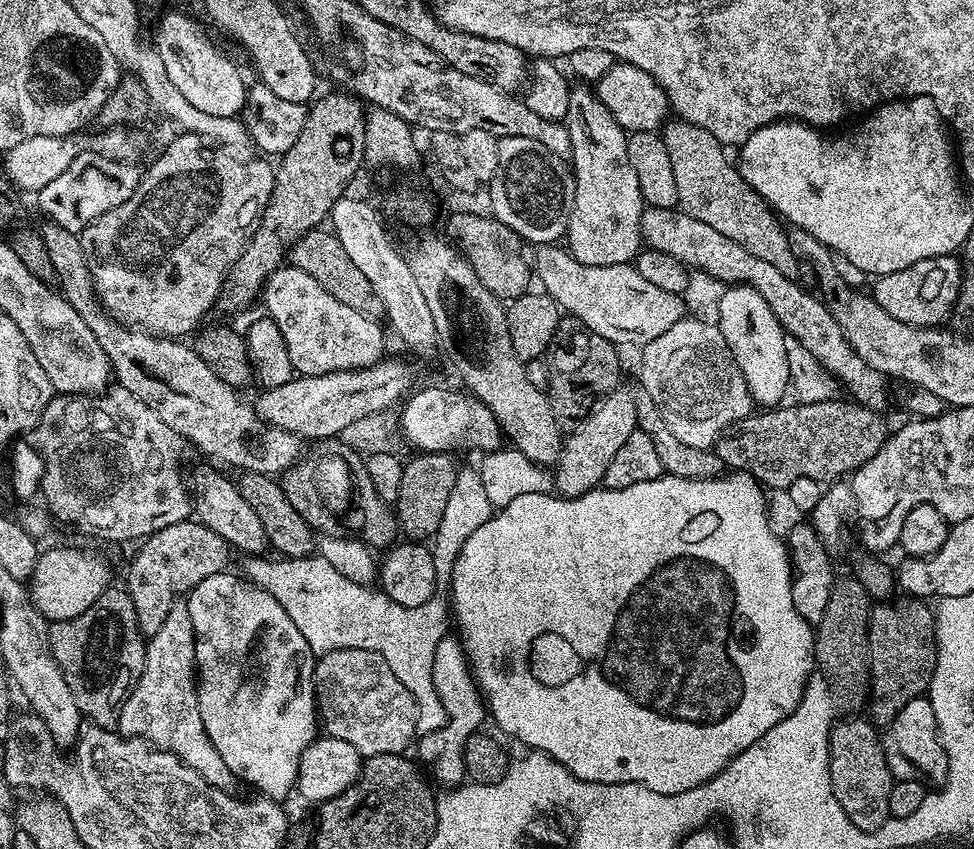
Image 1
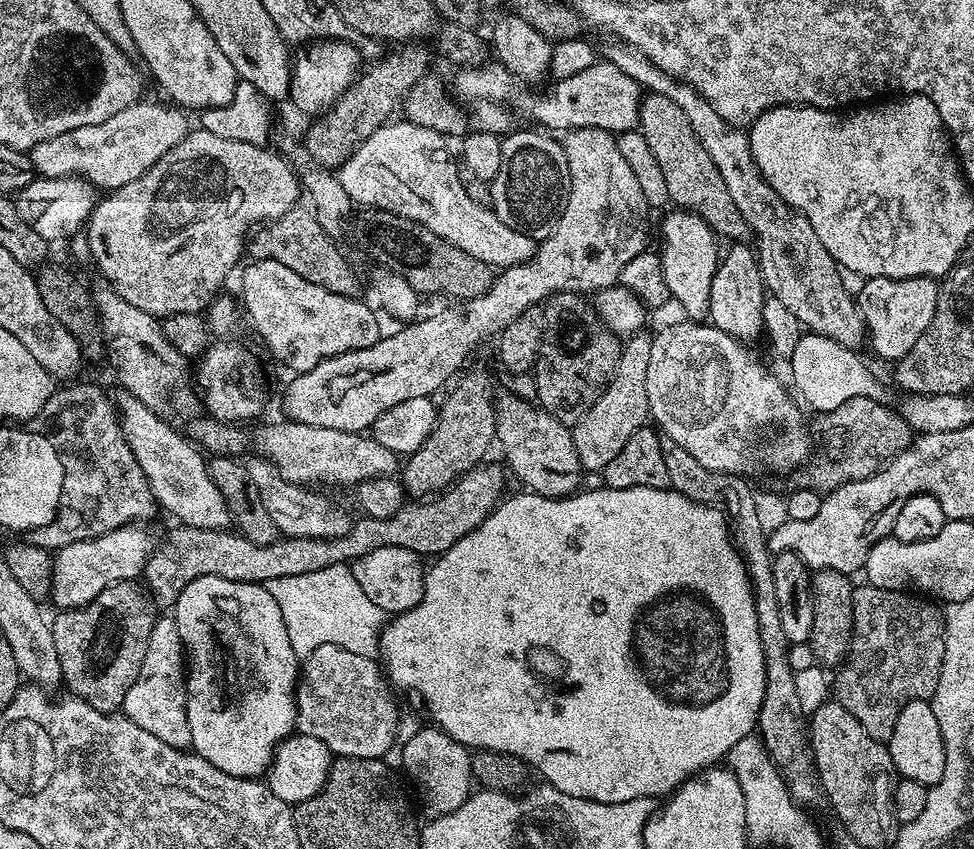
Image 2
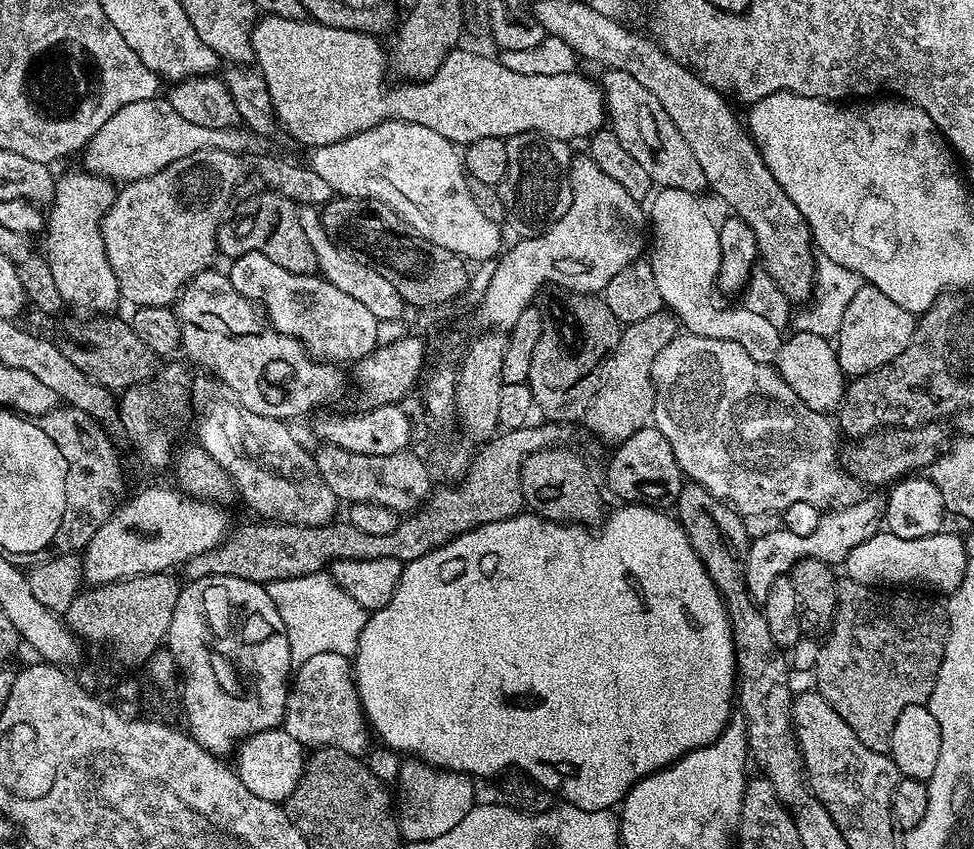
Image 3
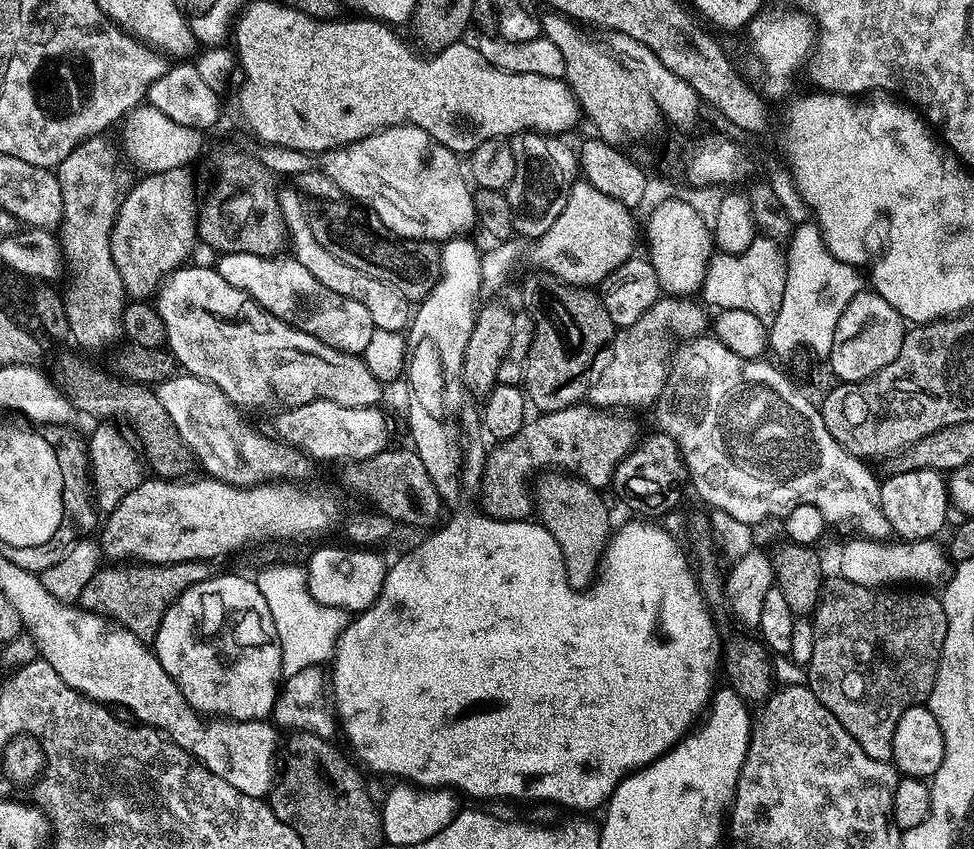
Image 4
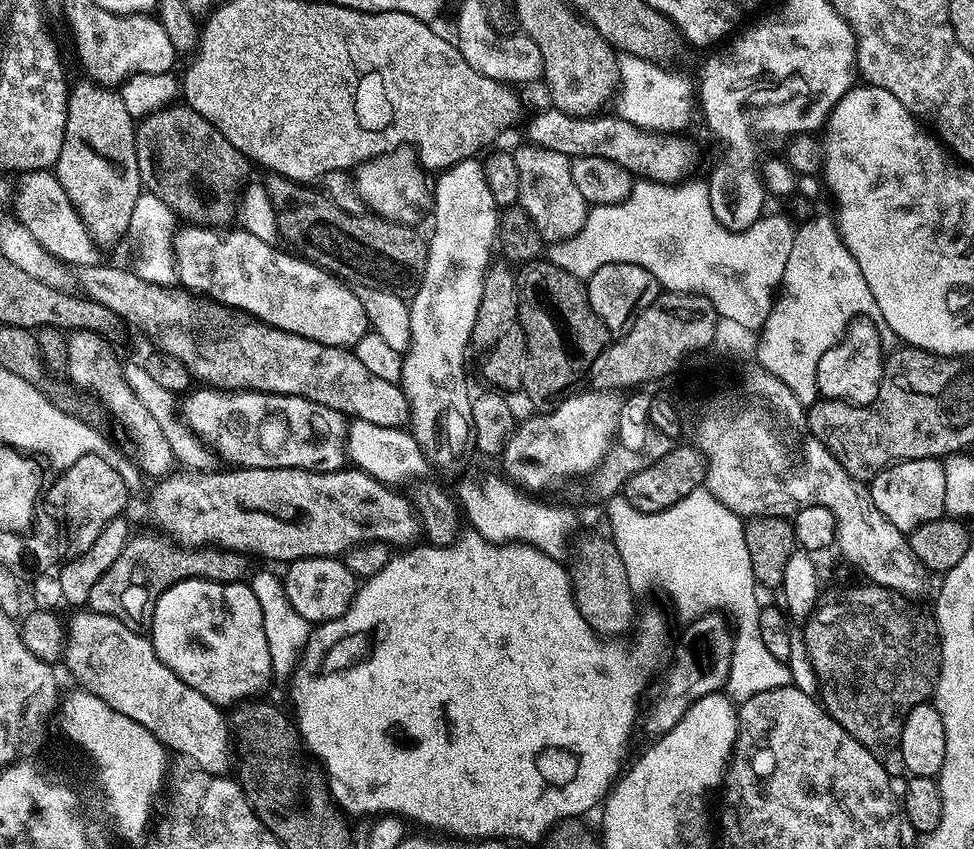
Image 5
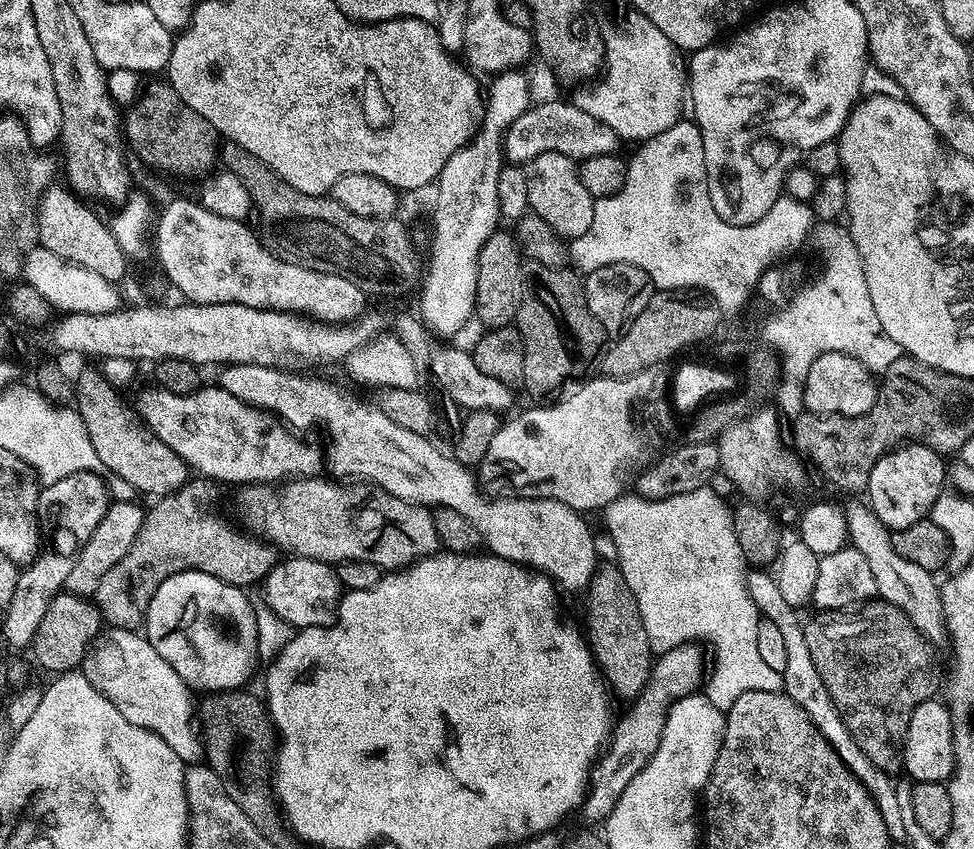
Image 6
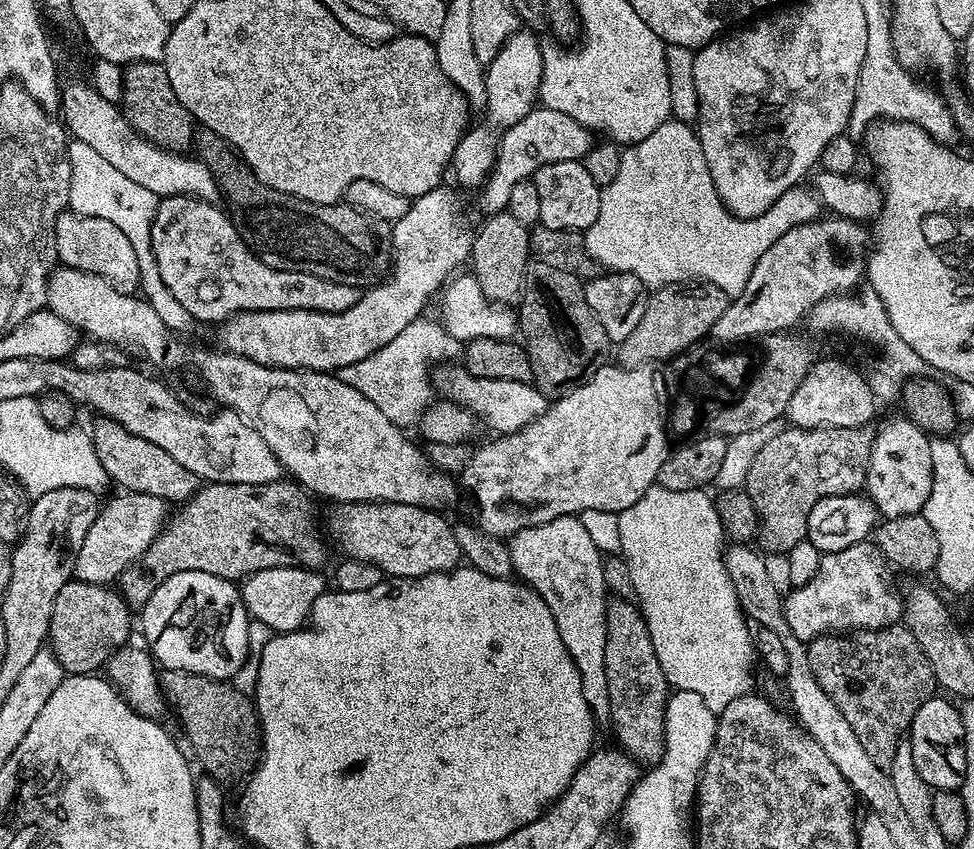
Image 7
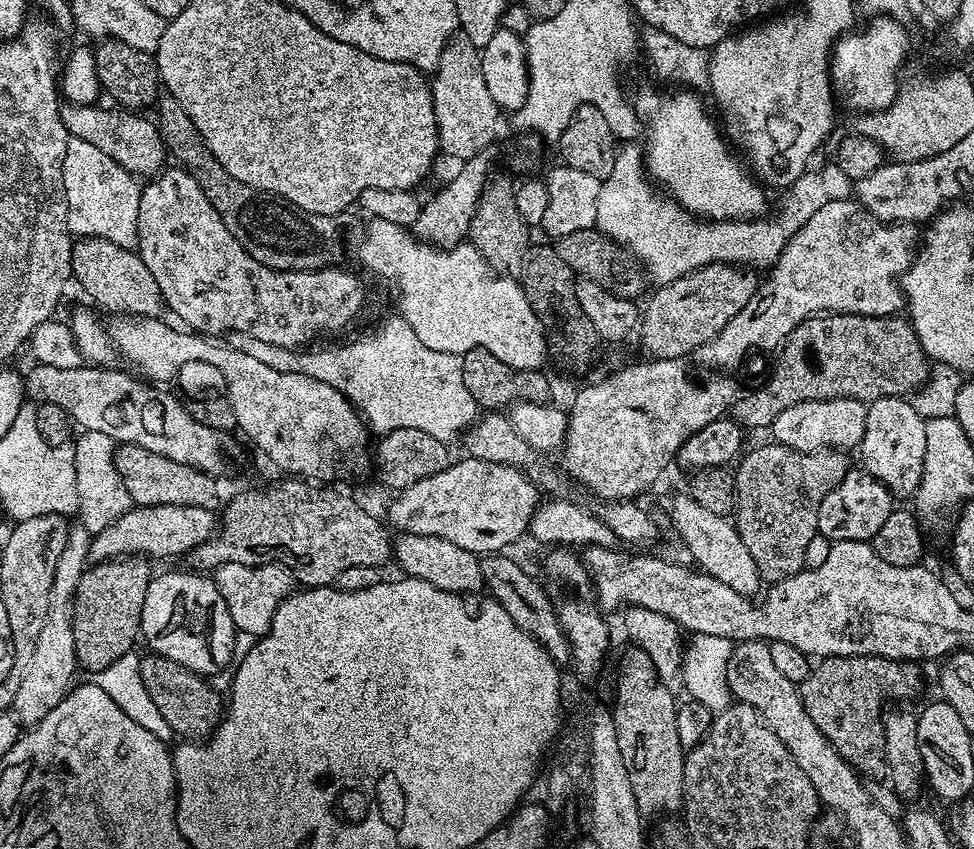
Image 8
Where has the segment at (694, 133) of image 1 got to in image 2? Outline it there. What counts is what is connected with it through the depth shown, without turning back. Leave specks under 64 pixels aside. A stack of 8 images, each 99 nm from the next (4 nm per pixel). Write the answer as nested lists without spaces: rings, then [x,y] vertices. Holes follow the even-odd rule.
[[[648,92],[640,102],[638,130],[646,142],[650,142],[650,150],[654,158],[658,158],[658,166],[662,166],[669,201],[701,216],[717,237],[726,238],[728,242],[747,241],[750,236],[748,223],[738,212],[738,206],[734,206],[734,198],[730,198],[726,182],[722,182],[722,174],[718,174],[718,166],[714,166],[710,154],[706,154],[702,142],[698,142],[694,130],[690,128],[690,118],[682,114],[682,106],[670,102],[670,98],[662,94]]]

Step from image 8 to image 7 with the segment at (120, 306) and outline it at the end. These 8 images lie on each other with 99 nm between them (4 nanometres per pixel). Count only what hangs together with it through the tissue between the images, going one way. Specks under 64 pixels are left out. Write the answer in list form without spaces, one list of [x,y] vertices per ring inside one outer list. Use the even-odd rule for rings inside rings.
[[[65,210],[56,220],[54,231],[56,234],[55,259],[63,267],[94,274],[98,278],[110,282],[110,286],[114,286],[114,290],[118,290],[122,294],[133,294],[139,289],[138,254],[134,254],[134,246],[130,246],[130,238],[126,238],[126,234],[122,234],[122,230],[118,230],[118,226],[114,226],[114,222],[106,222],[106,218],[80,216],[77,212]]]

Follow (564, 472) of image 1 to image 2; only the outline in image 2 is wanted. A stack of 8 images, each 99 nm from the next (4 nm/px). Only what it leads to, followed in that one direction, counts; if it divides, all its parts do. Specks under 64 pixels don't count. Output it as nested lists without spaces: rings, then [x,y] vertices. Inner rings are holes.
[[[641,330],[635,335],[629,335],[623,341],[618,358],[618,366],[606,386],[606,390],[582,414],[576,424],[571,425],[574,438],[574,450],[578,450],[581,469],[585,473],[603,473],[606,466],[626,446],[630,434],[634,430],[645,427],[649,423],[648,395],[646,394],[646,366],[650,362],[650,346],[652,336],[647,331]]]

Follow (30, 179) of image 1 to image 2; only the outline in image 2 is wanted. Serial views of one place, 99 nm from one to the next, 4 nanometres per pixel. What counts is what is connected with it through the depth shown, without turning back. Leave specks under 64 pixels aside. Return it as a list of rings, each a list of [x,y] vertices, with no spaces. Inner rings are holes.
[[[144,103],[126,106],[126,110],[118,110],[118,114],[106,118],[106,122],[78,126],[78,130],[66,130],[66,134],[58,134],[58,138],[38,142],[38,146],[30,149],[35,175],[55,180],[63,176],[81,176],[100,190],[121,188],[126,186],[126,182],[134,182],[134,178],[142,178],[142,174],[146,174],[162,154],[174,150],[174,146],[178,146],[190,131],[184,117],[187,115],[179,107],[167,103]]]

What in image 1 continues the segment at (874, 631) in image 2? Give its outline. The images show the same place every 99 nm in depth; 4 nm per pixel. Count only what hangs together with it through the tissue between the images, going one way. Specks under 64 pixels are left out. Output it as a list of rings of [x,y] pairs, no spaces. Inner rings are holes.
[[[907,594],[901,600],[888,598],[871,605],[868,614],[868,666],[870,669],[870,699],[867,711],[872,711],[870,720],[873,725],[887,726],[894,722],[898,710],[915,696],[924,696],[928,691],[934,666],[936,665],[936,613],[923,599]]]

